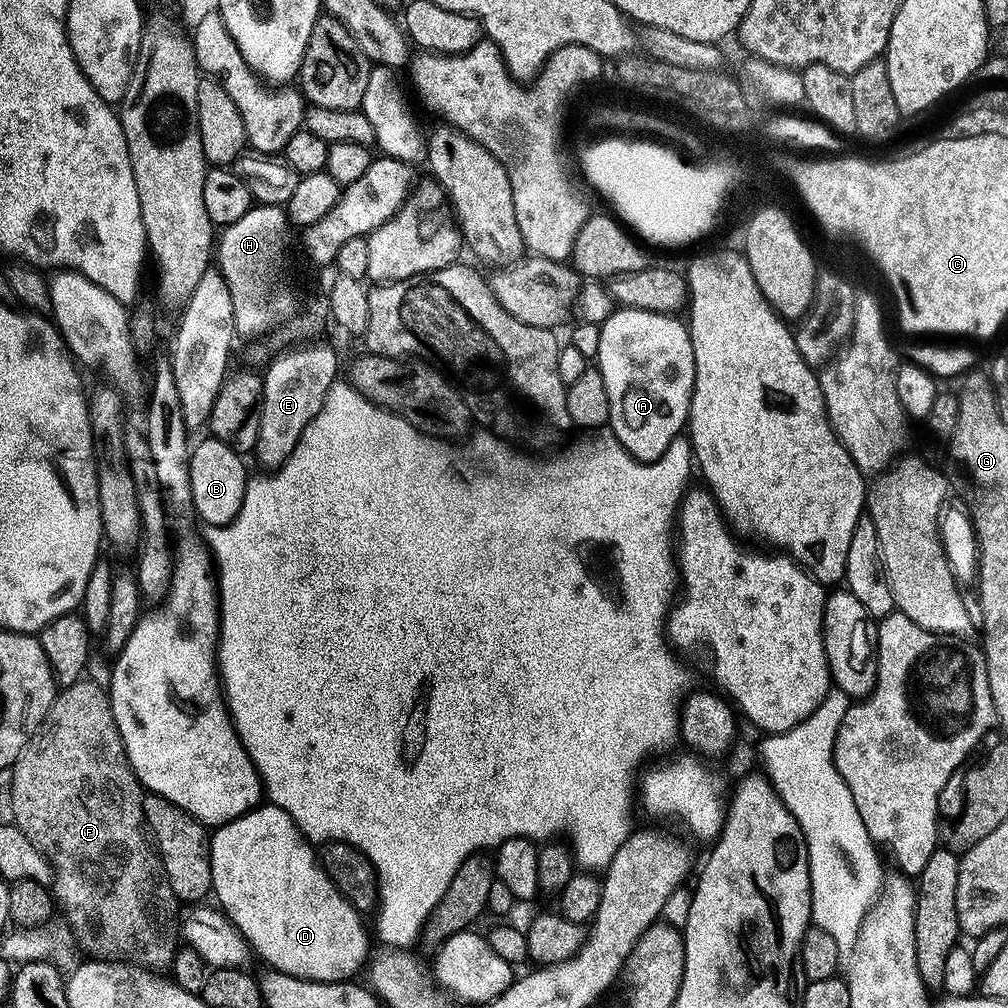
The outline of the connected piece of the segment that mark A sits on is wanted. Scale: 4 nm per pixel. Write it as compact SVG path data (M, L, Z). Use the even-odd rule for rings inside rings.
M620 306L600 325L600 333L602 338L598 342L595 363L602 374L602 382L606 382L606 395L610 397L607 427L634 459L654 461L666 451L674 437L685 431L688 422L694 390L694 346L687 323L675 315L663 316Z

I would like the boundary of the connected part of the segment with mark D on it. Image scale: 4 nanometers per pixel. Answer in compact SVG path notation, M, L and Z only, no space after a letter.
M271 802L261 803L244 816L230 821L229 824L219 825L211 833L210 847L212 850L212 892L217 900L215 903L222 909L224 915L231 920L232 925L243 934L245 940L248 941L249 949L255 955L257 952L265 960L265 965L269 969L276 969L286 974L297 976L300 979L333 983L335 980L351 981L356 976L354 975L355 972L360 967L360 971L365 967L366 961L370 956L370 951L368 952L368 936L370 940L370 932L369 929L368 932L364 929L364 924L360 921L363 920L361 913L357 912L354 906L350 906L350 902L346 902L346 898L337 890L334 882L330 882L330 878L320 866L317 849L300 833L298 826L290 818L290 814L286 814L286 810L282 810L278 805Z

